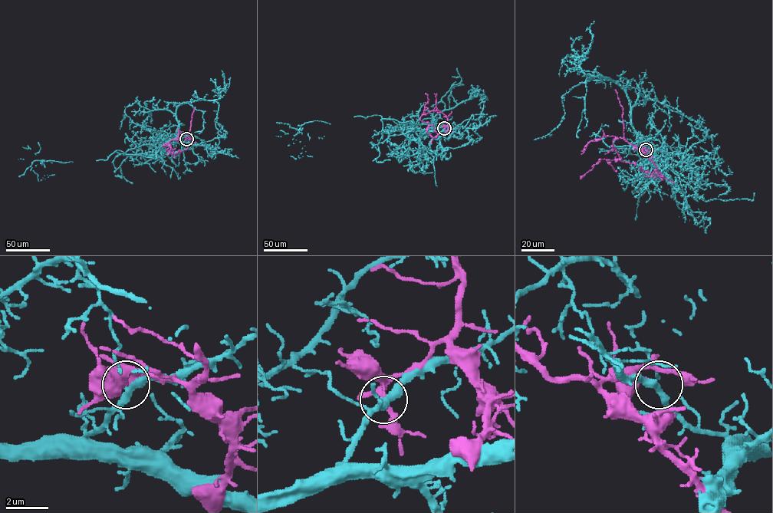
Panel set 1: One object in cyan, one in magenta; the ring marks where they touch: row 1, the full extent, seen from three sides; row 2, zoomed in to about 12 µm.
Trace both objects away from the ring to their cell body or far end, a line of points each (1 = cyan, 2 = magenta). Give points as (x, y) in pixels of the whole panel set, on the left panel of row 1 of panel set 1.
1: (186, 139), (169, 139), (155, 159), (116, 150), (106, 160), (43, 159), (34, 171), (38, 181), (47, 175)
2: (186, 139), (189, 139), (188, 133), (172, 139), (166, 144), (171, 149), (167, 155)

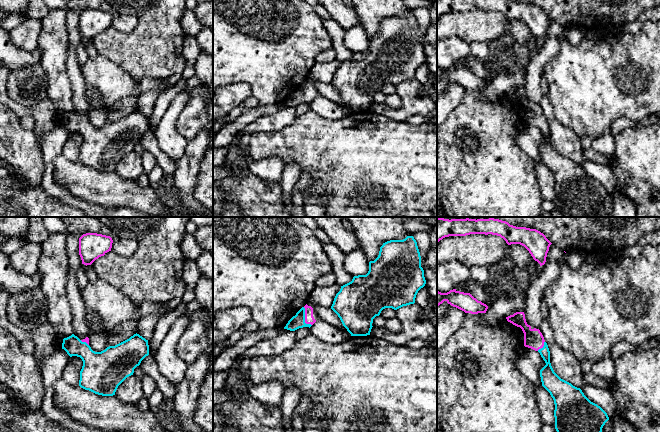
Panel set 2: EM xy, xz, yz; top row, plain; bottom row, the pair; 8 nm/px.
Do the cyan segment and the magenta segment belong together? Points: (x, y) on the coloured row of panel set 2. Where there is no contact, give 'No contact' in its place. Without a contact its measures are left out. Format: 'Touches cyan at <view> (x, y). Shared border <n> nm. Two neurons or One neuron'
Touches cyan at xz (304, 318). Shared border 170 nm. Two neurons

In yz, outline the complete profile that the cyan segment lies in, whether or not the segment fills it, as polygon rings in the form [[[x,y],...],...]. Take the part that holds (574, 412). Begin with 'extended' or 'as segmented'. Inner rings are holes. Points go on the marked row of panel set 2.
as segmented; [[[546,342],[538,350],[546,365],[540,370],[542,386],[554,400],[555,429],[557,432],[602,432],[609,420],[607,413],[591,402],[580,388],[561,379],[550,363]]]

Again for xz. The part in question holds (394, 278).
as segmented; [[[413,236],[403,240],[390,240],[380,247],[379,255],[369,262],[366,275],[354,276],[352,281],[341,286],[331,309],[338,315],[351,336],[370,335],[373,319],[385,308],[397,310],[415,303],[418,291],[426,284],[421,256]]]

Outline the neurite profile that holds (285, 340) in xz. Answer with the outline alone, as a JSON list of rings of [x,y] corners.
[[[282,329],[274,338],[260,340],[249,347],[244,353],[245,358],[252,359],[256,356],[277,356],[286,350],[291,349],[296,343],[294,331]]]

